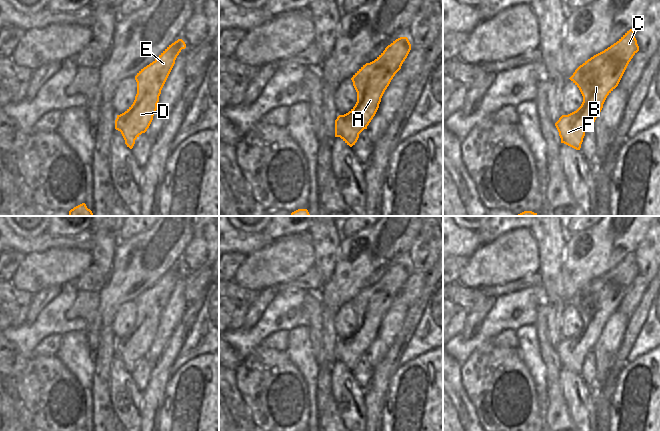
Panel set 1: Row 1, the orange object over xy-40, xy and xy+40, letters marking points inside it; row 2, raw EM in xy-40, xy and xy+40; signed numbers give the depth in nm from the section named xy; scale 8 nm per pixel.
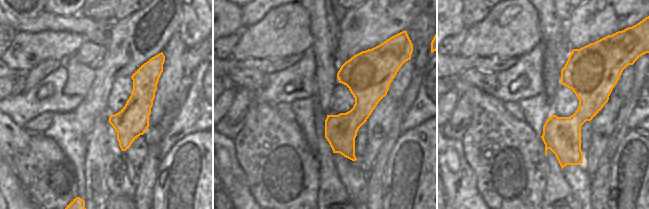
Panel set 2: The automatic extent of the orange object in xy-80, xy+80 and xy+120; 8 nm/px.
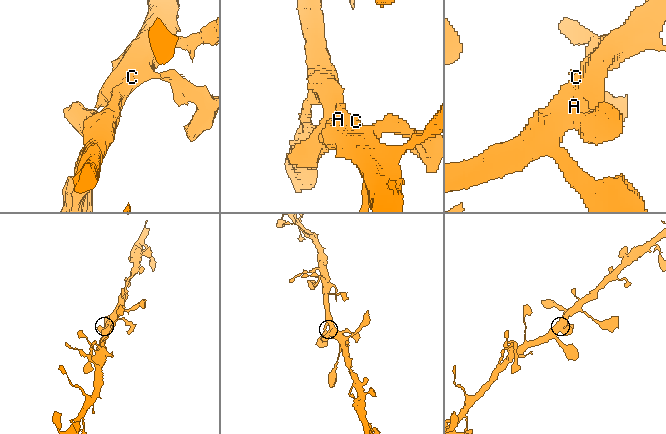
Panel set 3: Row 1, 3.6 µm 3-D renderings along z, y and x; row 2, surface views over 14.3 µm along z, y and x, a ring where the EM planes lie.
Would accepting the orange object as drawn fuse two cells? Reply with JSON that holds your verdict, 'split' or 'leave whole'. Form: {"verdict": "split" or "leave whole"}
{"verdict": "leave whole"}

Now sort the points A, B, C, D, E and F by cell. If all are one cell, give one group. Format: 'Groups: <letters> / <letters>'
Groups: A B C D E F.

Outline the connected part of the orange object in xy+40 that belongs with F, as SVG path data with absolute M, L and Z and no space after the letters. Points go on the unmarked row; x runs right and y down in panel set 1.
M633 253L616 267L580 289L569 302L583 320L581 330L555 347L561 367L580 374L585 356L594 348L607 320L618 310L629 286L639 275Z

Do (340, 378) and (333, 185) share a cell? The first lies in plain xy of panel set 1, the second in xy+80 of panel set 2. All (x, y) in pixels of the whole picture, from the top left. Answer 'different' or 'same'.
different

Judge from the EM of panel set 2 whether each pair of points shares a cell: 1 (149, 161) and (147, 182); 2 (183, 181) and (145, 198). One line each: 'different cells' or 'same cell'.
1: same cell
2: different cells

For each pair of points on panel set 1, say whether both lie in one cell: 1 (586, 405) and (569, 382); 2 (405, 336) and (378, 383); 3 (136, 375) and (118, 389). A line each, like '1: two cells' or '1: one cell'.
1: one cell
2: one cell
3: two cells

